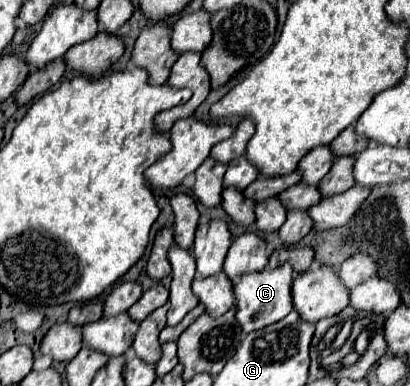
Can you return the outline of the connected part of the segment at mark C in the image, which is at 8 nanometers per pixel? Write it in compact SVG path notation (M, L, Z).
M284 263L276 269L262 269L258 273L242 273L240 281L234 285L234 295L238 299L238 313L236 319L244 333L250 333L254 329L262 329L266 325L272 325L274 321L280 321L294 309L292 305L292 265Z

